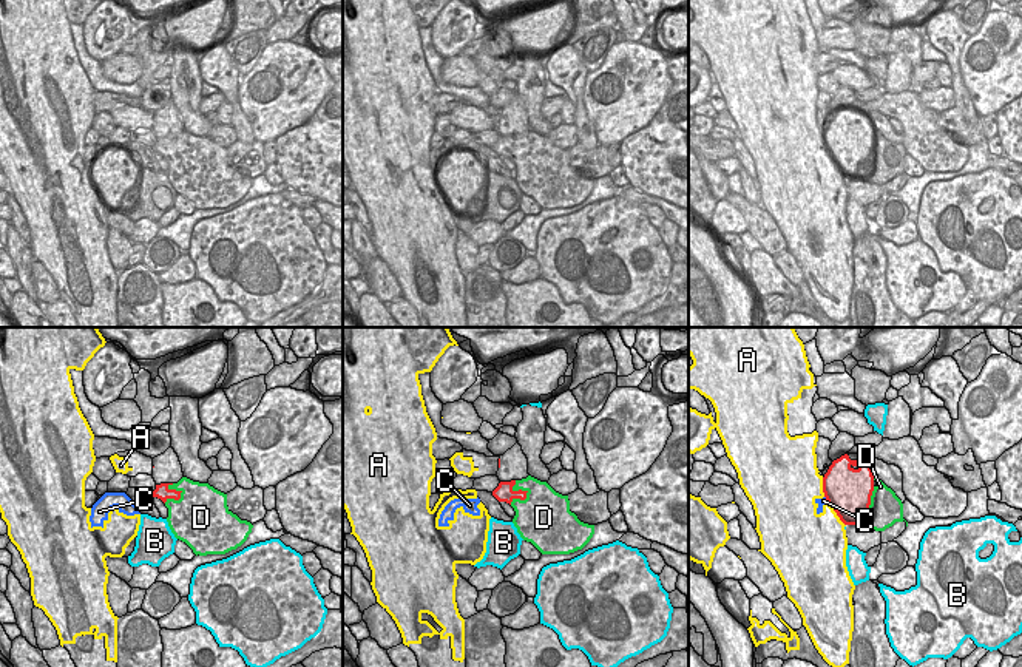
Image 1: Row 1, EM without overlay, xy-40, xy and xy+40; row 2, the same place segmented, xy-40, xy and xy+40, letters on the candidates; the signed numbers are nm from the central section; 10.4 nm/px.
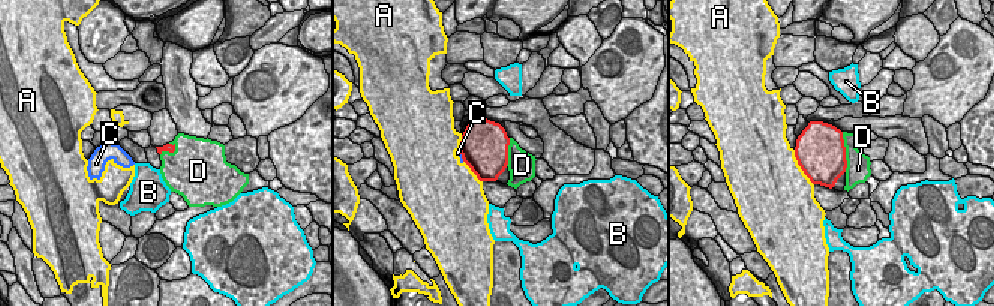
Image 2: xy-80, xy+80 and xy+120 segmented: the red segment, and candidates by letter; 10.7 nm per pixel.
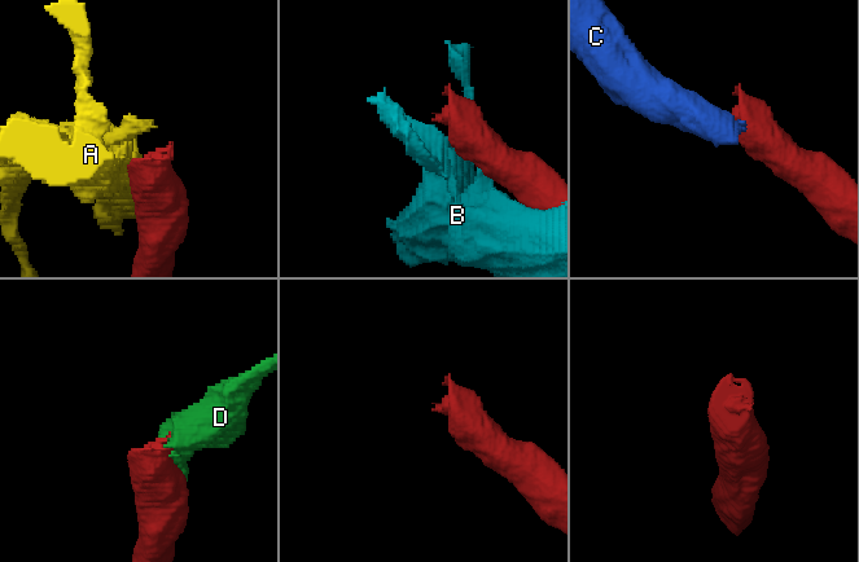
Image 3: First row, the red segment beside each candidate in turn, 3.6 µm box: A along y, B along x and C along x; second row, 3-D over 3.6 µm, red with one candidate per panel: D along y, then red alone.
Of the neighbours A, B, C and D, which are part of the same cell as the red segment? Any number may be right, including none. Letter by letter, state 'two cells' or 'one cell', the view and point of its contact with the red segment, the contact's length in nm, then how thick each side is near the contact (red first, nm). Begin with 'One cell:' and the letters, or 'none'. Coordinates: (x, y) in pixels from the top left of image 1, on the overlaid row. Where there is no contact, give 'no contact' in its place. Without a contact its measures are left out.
One cell: C
A: two cells; meets red in xy+40 at (837, 514); contact 320 nm long; 440 nm thick on the red side, 440 nm on the other
B: two cells; no contact
C: one cell; meets red in xy+40 at (826, 499); contact 90 nm long; 480 nm thick on the red side, 70 nm on the other
D: two cells; meets red in xy at (525, 493); contact 260 nm long; 190 nm thick on the red side, 440 nm on the other

